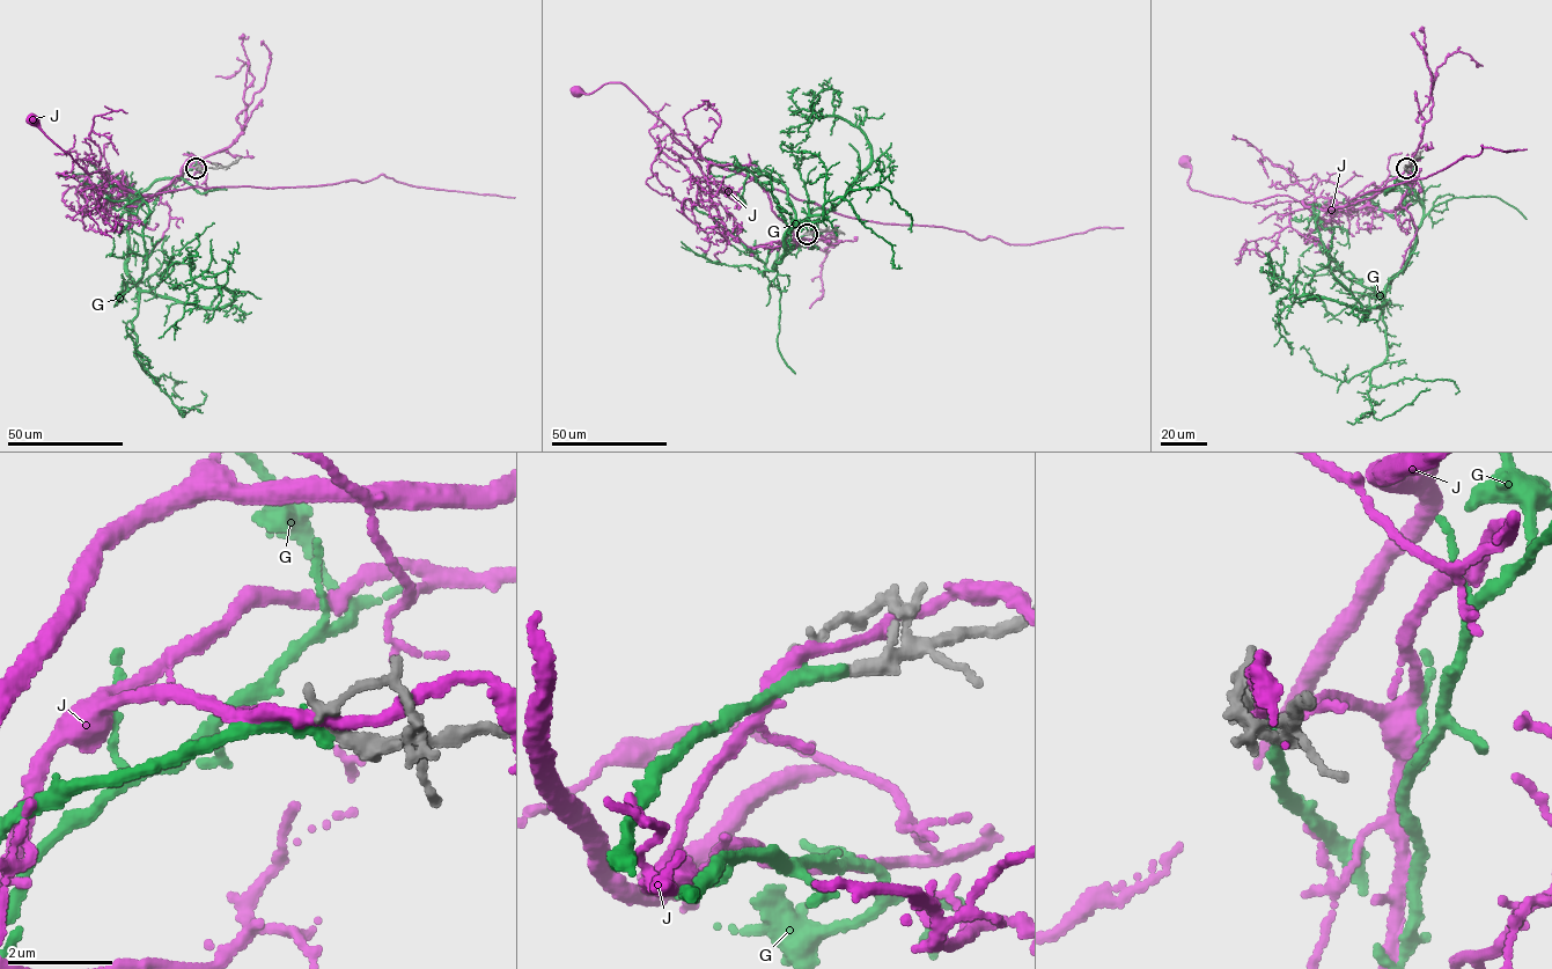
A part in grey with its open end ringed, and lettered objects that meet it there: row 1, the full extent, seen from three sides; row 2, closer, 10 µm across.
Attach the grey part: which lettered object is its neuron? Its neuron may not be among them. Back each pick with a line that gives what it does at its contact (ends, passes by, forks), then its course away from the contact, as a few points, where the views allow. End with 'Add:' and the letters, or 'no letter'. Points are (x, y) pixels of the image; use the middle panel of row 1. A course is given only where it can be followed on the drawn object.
G: it ends; course (807, 234), (771, 249), (766, 269), (870, 158), (859, 129), (811, 117), (824, 80)
Add: G

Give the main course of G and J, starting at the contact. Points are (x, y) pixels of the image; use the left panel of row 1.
G: (197, 168), (130, 195), (130, 277), (220, 308), (235, 295), (193, 279), (225, 271), (236, 241)
J: (196, 168), (186, 167), (145, 200), (113, 200), (100, 192), (105, 186), (104, 173), (86, 173), (31, 117)

